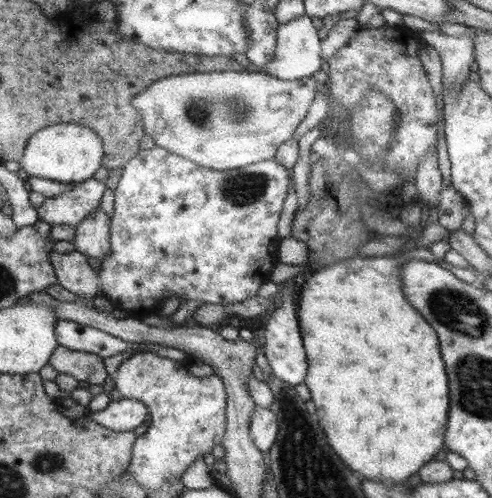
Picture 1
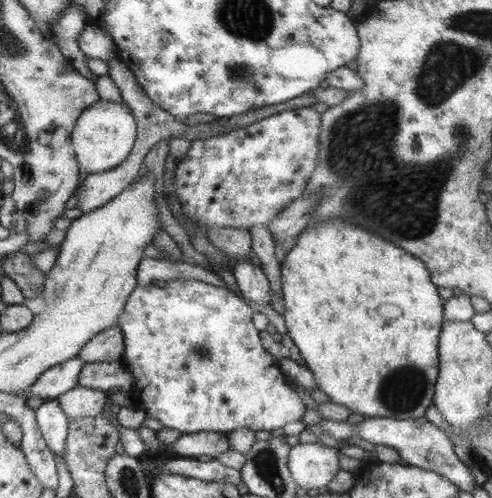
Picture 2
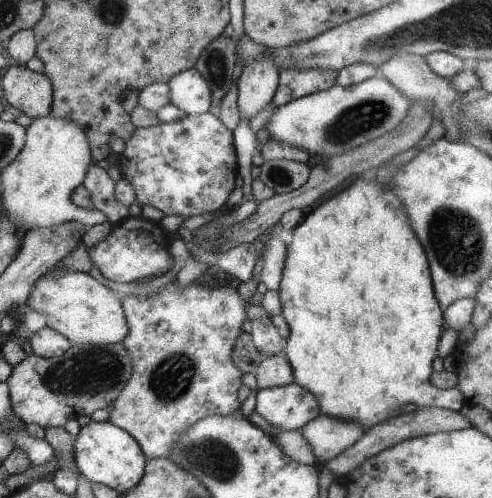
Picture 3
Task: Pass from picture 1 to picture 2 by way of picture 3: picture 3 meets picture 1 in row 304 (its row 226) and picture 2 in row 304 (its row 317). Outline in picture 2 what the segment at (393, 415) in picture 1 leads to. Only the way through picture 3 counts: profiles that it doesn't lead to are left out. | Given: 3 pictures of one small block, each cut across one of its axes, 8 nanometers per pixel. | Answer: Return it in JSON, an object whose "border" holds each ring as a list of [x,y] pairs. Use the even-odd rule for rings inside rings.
{"border":[[[321,222],[315,226],[309,226],[299,240],[291,246],[287,252],[281,268],[281,306],[283,306],[283,322],[289,338],[299,348],[299,356],[303,358],[307,370],[313,374],[315,386],[329,398],[329,402],[345,406],[351,410],[351,414],[359,414],[363,418],[395,418],[395,420],[417,420],[425,418],[425,410],[433,404],[437,374],[439,374],[439,332],[443,324],[443,300],[437,292],[437,286],[431,284],[429,270],[425,264],[417,258],[411,258],[411,254],[403,252],[401,248],[395,248],[389,242],[383,242],[381,238],[359,230],[345,222]]]}

